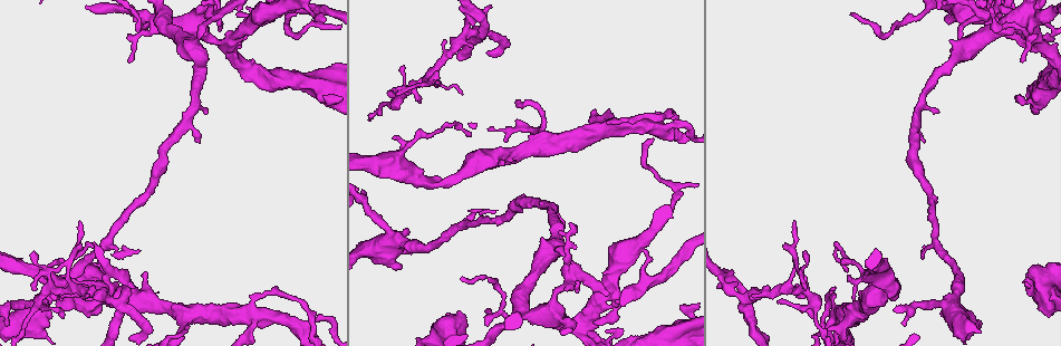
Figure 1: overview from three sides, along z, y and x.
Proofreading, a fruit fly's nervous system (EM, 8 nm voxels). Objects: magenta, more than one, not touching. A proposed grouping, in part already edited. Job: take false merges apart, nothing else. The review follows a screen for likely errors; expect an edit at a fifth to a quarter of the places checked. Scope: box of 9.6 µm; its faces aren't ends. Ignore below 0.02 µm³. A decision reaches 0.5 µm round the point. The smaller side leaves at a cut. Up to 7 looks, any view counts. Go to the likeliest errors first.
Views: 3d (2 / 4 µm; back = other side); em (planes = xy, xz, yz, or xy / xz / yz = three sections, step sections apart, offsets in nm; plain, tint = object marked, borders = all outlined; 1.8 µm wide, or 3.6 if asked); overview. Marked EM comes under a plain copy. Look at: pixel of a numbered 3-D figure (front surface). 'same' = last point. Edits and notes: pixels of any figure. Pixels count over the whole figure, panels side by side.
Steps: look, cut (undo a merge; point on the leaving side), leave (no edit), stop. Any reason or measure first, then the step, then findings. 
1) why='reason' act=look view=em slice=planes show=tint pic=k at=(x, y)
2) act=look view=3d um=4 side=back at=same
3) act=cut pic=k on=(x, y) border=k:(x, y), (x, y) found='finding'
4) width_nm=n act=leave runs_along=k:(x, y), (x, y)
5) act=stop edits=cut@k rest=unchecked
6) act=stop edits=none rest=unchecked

why='sharp bend' act=look view=3d um=2 pic=1 at=(120, 307)

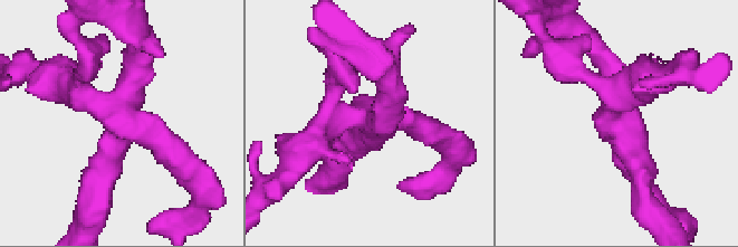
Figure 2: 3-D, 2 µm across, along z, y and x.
act=look view=em slice=planes show=tint pic=2 at=(123, 120)

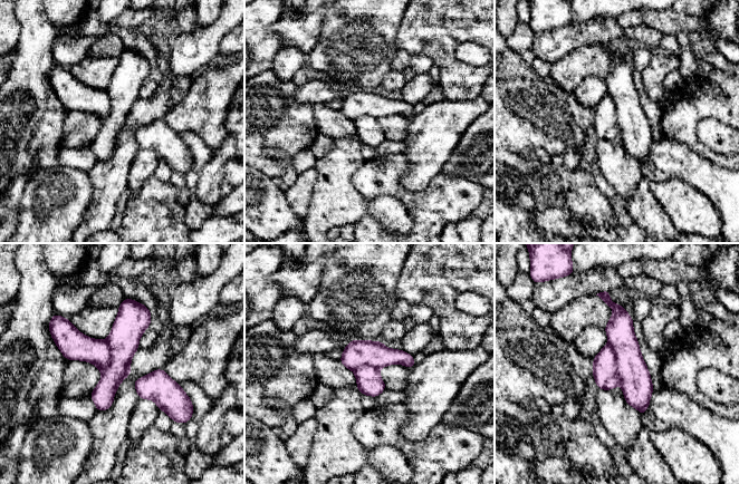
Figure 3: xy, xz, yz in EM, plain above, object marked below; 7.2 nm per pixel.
act=cut pic=3 on=(634, 377) part_leaving=3:(132, 302), (132, 321), (98, 407) found='two neurons meet here'

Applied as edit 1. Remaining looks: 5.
why='four-way junction' act=look view=em slice=xy step=8 show=tint pic=1 at=(248, 28)

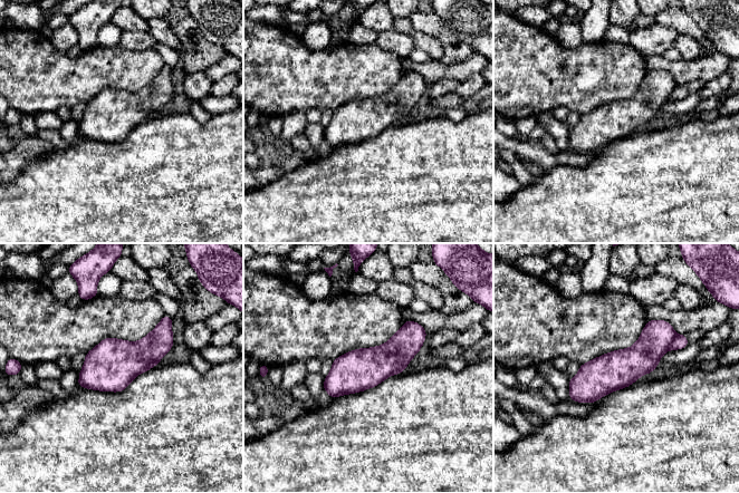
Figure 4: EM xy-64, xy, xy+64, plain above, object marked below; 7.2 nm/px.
act=cut pic=4 on=(680, 341) border=4:(677, 335), (670, 348) found='two neurons meet here'

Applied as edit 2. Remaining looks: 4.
why='thin arm on a thick one' act=look view=3d um=4 pic=1 at=(164, 20)

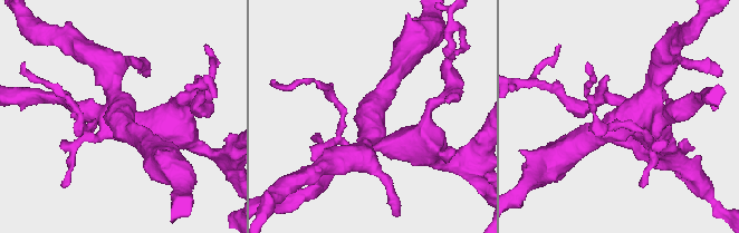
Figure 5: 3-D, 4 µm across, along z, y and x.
why='need the tissue' act=look view=em slice=yz step=8 show=tint pic=5 at=(373, 130)

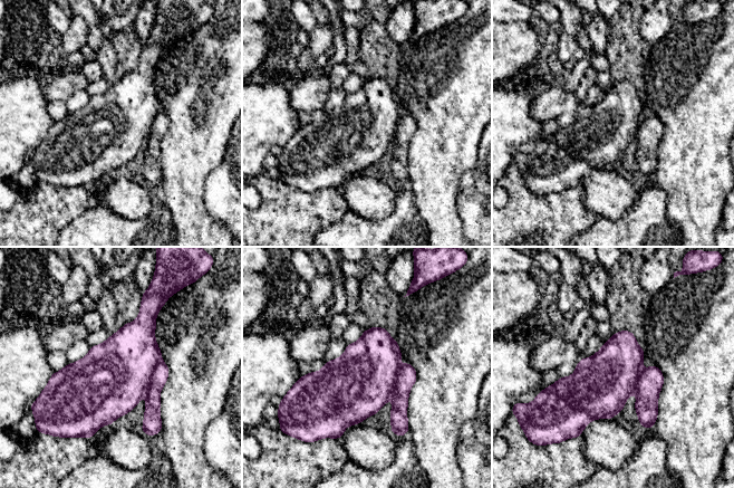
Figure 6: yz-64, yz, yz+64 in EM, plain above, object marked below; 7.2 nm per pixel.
why='another direction' act=look view=em slice=planes show=borders at=same

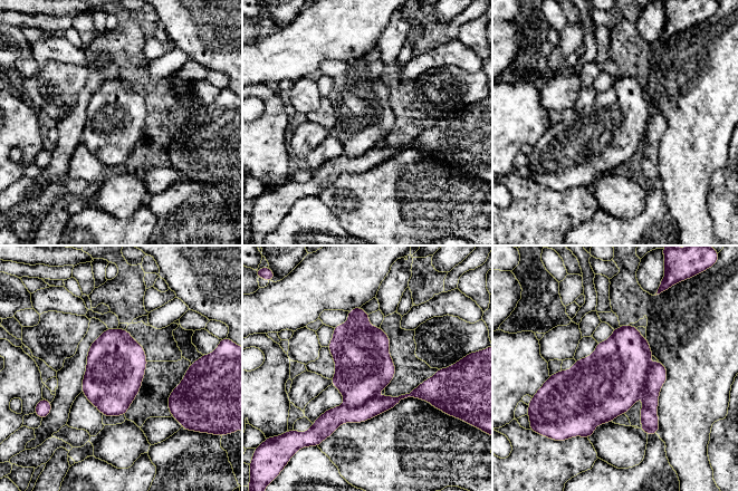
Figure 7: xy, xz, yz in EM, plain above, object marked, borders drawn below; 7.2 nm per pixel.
act=cut pic=7 on=(362, 371) found='a second neuron is stuck on'

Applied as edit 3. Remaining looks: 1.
act=stop edits=cut@3,cut@4,cut@7 rest=unchecked

